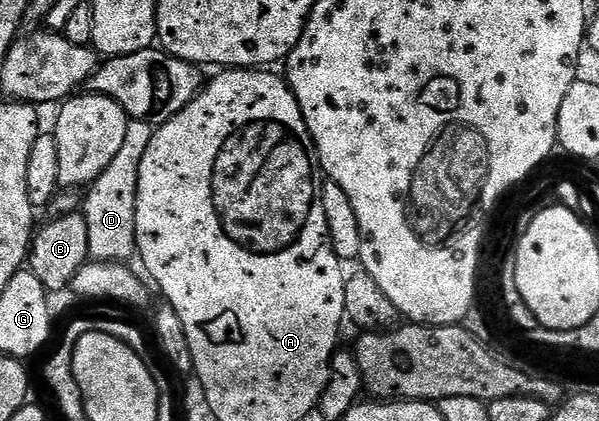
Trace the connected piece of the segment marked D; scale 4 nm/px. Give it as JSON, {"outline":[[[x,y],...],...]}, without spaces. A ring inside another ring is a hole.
{"outline":[[[130,121],[123,148],[119,148],[115,160],[111,160],[111,164],[107,164],[105,171],[88,187],[89,195],[83,198],[83,213],[87,220],[90,259],[99,262],[125,262],[129,257],[134,257],[137,248],[135,208],[139,164],[143,160],[143,152],[147,152],[147,144],[151,144],[154,129],[151,122]]]}

